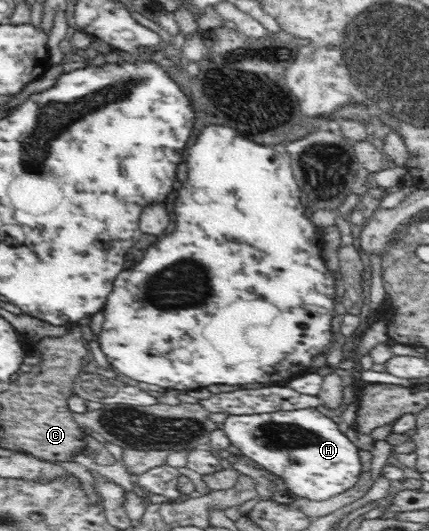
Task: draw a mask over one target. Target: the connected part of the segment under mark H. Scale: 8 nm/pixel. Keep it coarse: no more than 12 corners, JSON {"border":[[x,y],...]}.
{"border":[[311,407],[221,429],[299,498],[352,489],[360,449]]}

